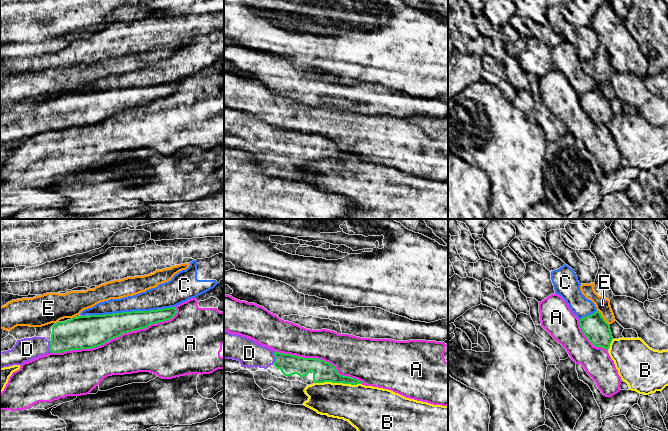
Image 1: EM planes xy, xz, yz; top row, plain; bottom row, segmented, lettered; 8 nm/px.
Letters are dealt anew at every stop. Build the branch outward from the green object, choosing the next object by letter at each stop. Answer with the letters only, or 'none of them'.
D

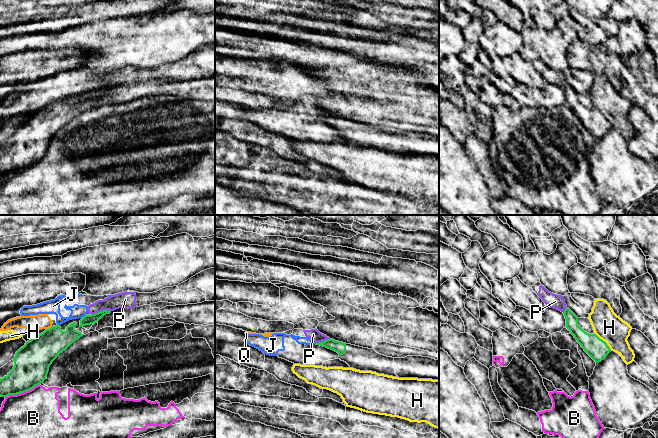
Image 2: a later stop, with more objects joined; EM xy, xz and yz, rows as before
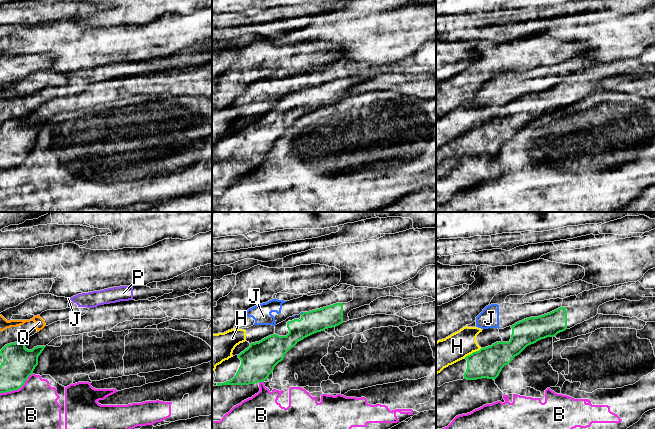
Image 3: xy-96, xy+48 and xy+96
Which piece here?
none of them

